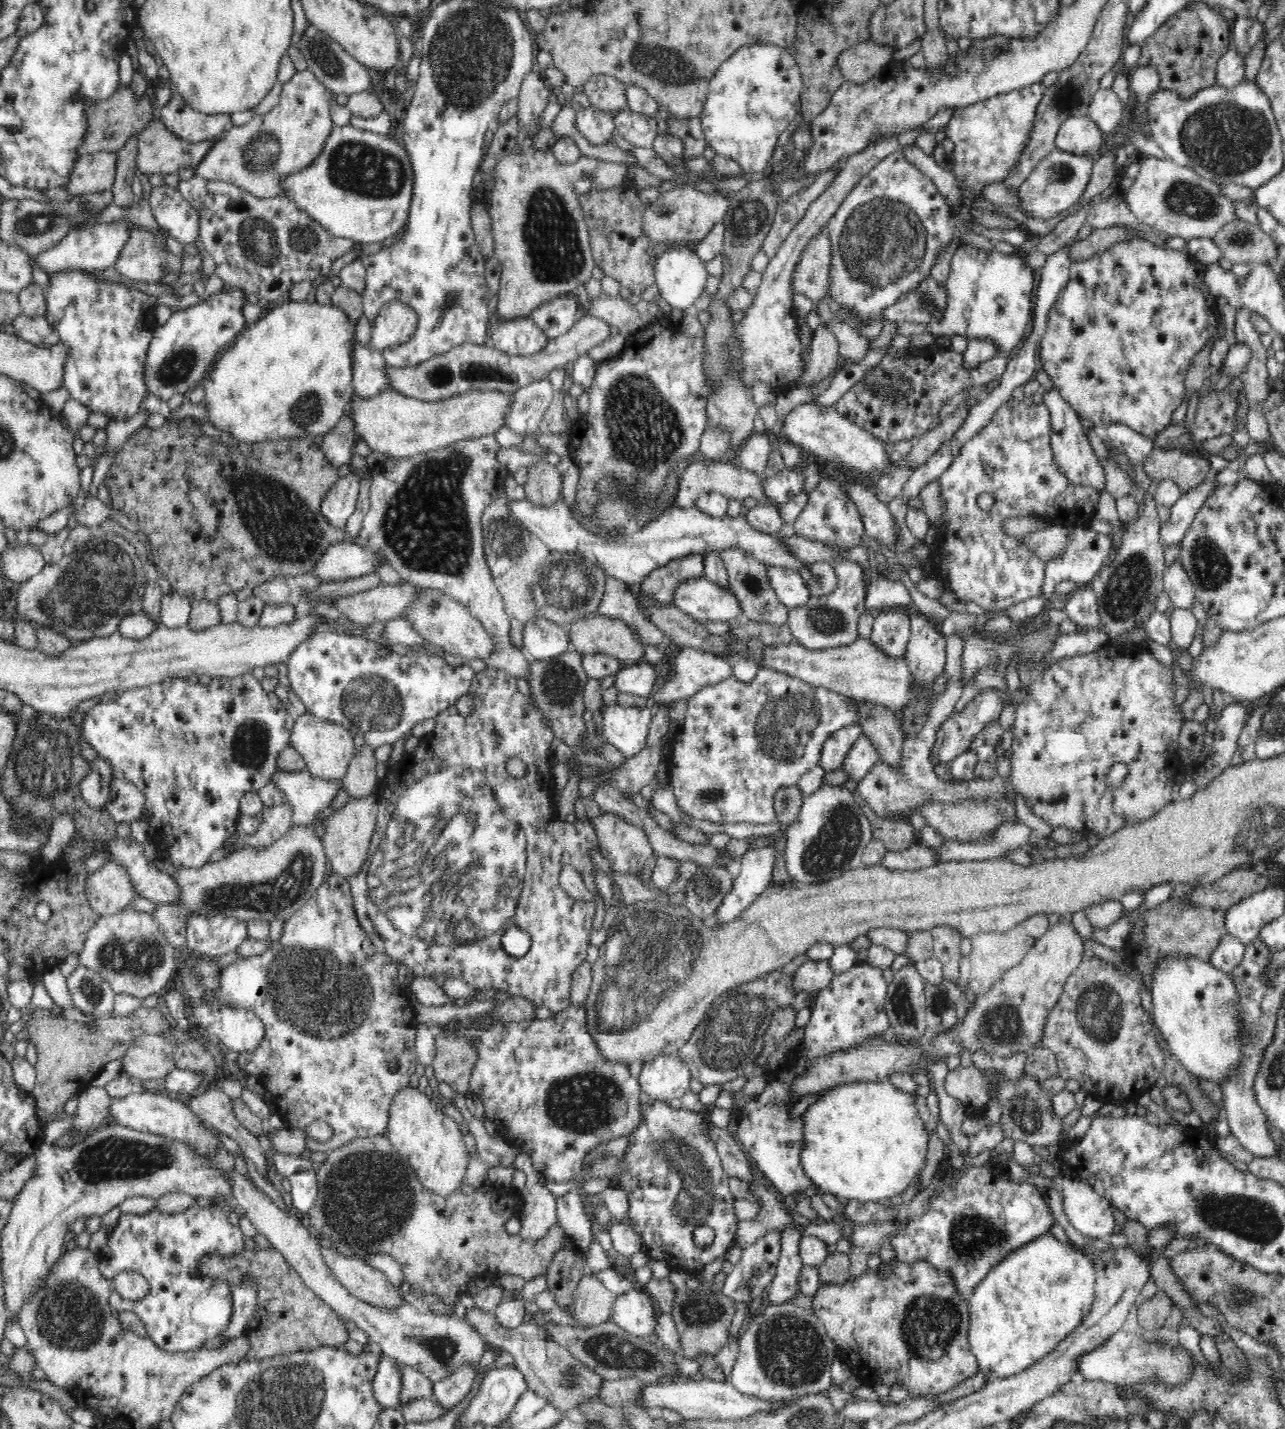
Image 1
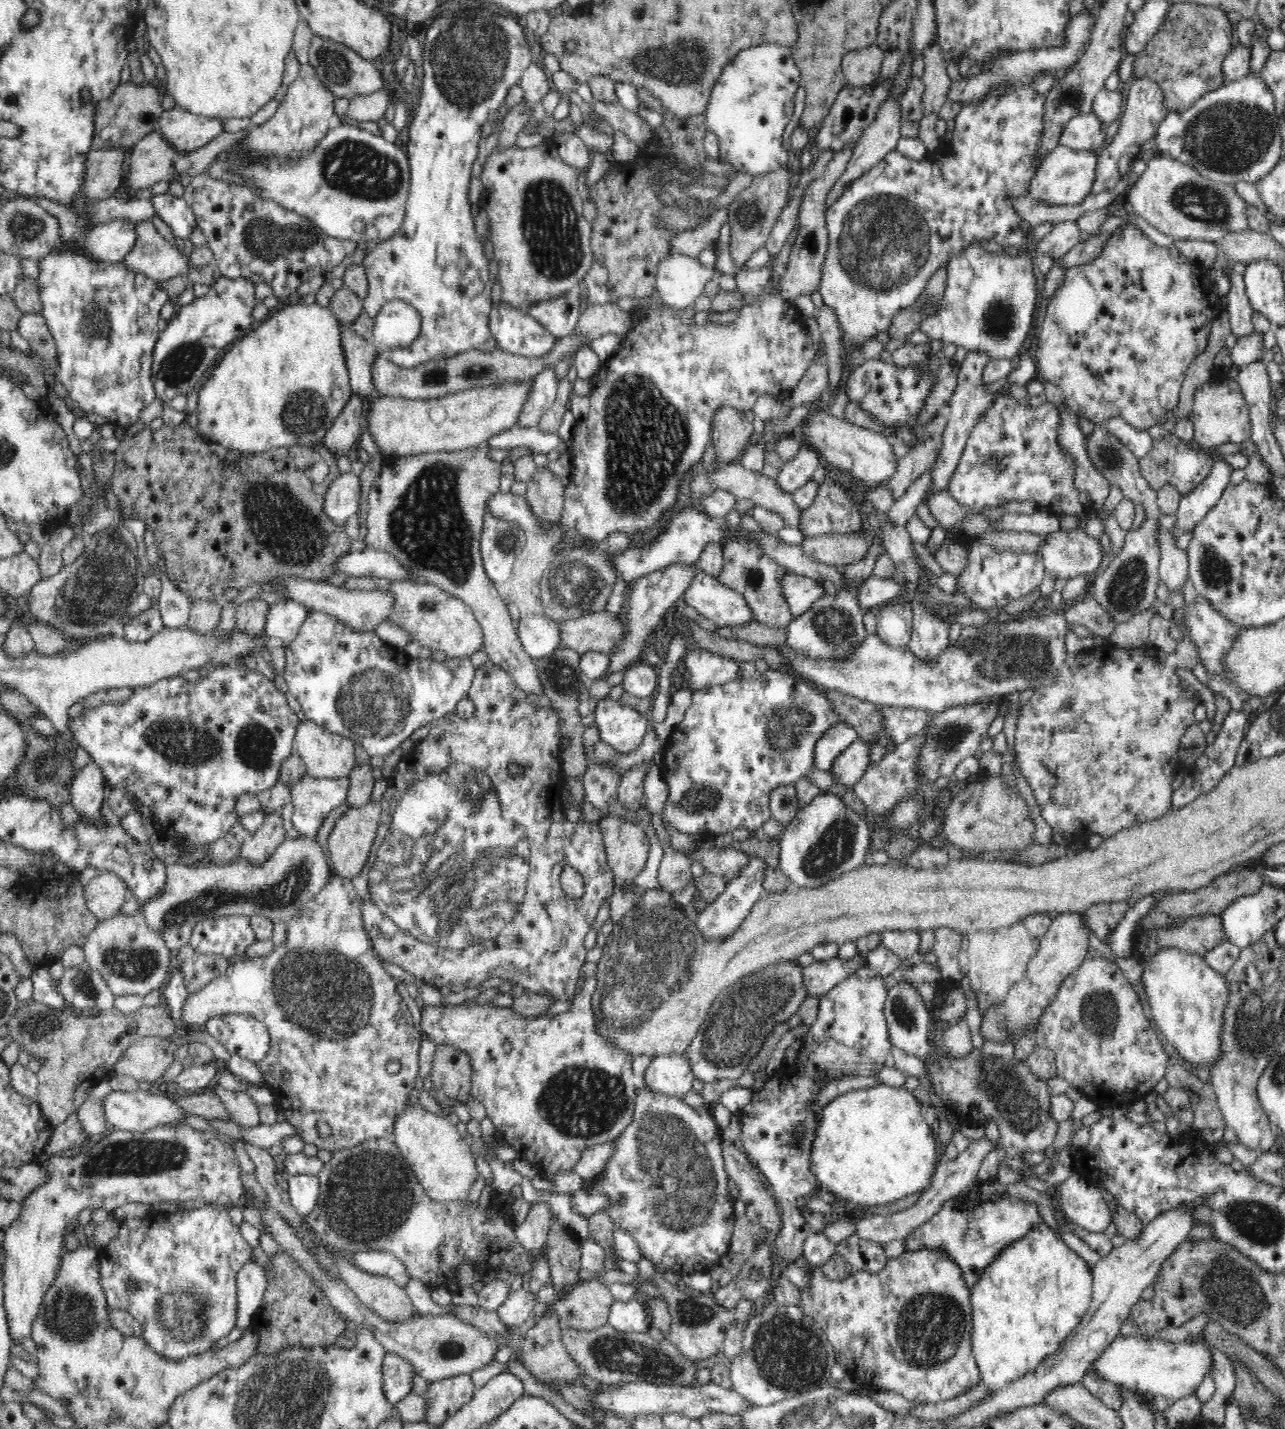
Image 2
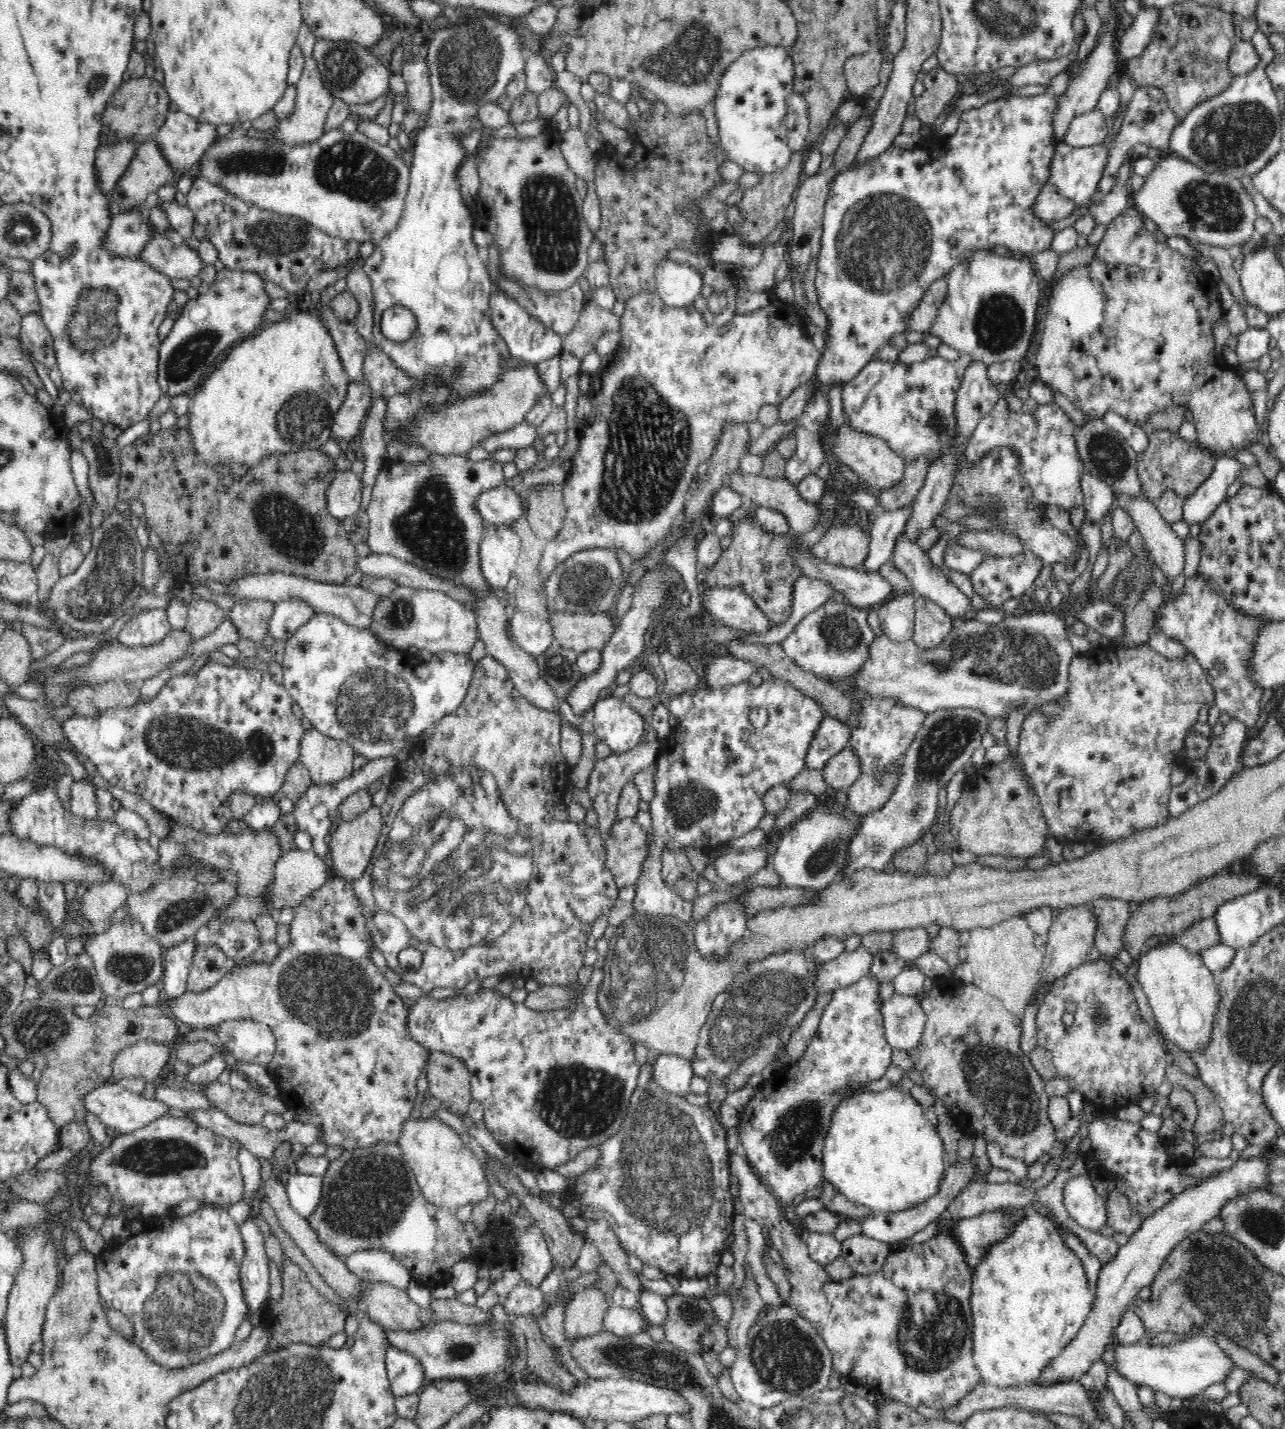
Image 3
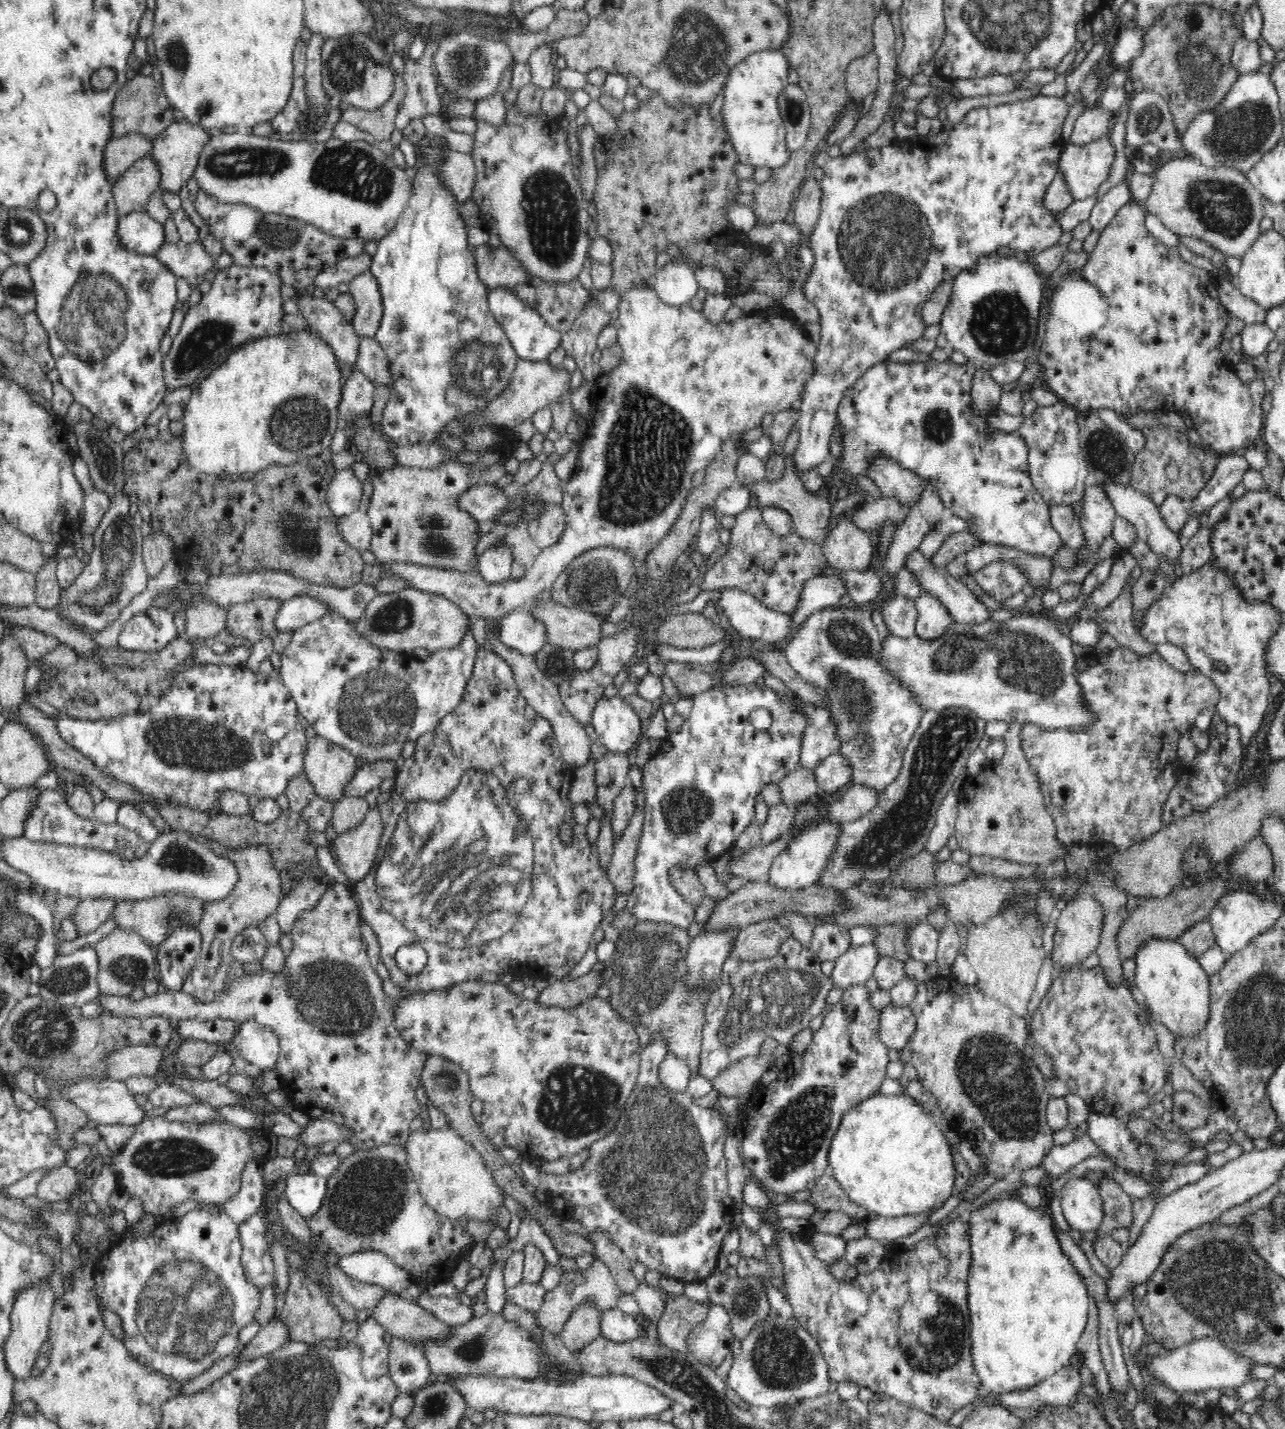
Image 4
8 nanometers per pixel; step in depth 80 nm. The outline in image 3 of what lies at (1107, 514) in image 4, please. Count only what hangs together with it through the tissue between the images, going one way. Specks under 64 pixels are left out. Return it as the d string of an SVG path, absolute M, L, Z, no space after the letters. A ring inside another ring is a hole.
M1087 470L1080 478L1080 488L1083 492L1085 519L1099 525L1112 508L1113 490L1106 482L1092 476Z

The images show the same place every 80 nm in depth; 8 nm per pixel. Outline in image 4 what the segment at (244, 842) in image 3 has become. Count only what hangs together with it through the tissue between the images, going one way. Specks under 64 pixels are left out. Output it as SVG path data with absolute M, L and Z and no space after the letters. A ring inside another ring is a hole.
M190 832L189 834L198 843L212 849L212 852L216 855L228 857L238 869L238 882L236 882L234 890L224 900L208 903L203 910L202 921L197 926L200 933L202 933L203 941L200 955L196 956L191 973L184 978L181 986L182 992L187 992L198 1000L202 1000L200 1004L212 1004L220 994L228 992L228 988L232 986L232 978L237 976L236 972L244 972L243 963L232 957L233 941L244 930L244 926L257 926L266 917L275 914L282 898L281 878L276 870L275 863L271 859L271 851L267 849L267 846L259 843L248 843L237 848L227 848L217 840L205 838L203 835L198 835L198 833Z

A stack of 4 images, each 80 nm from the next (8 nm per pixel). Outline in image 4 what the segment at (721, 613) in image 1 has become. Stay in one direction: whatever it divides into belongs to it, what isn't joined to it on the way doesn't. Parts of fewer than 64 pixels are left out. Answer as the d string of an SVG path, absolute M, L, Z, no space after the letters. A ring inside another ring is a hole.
M724 589L718 608L734 624L742 637L750 637L761 646L780 647L794 632L792 615L777 613L769 609L753 595L738 589Z

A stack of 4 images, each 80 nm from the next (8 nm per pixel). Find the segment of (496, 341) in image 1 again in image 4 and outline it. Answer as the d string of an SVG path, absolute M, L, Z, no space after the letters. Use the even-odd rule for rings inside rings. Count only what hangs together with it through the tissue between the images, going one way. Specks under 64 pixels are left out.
M489 287L488 301L490 311L494 314L501 329L508 335L508 340L512 343L512 348L516 351L518 358L525 361L543 361L561 344L561 334L549 326L534 307L518 298L512 287Z

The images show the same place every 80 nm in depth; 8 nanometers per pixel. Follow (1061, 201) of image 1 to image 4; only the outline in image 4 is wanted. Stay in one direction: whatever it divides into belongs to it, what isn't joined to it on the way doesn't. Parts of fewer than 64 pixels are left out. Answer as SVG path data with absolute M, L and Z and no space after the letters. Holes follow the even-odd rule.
M1108 137L1082 146L1064 144L1058 171L1064 174L1066 185L1075 200L1096 196L1101 184L1109 178L1114 153L1114 146Z

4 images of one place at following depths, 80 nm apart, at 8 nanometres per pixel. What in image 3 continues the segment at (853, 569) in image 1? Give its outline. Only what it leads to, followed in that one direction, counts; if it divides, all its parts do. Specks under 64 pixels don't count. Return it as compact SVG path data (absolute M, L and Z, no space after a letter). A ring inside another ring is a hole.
M912 503L898 510L880 511L874 520L866 523L870 540L868 556L862 564L863 570L878 571L882 564L892 559L893 543L905 529L911 506ZM829 599L800 619L780 647L806 673L814 676L852 675L862 670L868 660L869 644L876 636L868 624L868 615L865 608L852 605L847 600L837 602Z

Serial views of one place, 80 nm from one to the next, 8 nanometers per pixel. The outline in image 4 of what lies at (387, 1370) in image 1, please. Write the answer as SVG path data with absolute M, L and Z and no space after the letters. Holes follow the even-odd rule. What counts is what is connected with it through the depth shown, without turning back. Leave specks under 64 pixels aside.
M406 1339L389 1340L389 1358L388 1368L390 1376L400 1393L413 1394L418 1389L425 1387L430 1380L430 1369L428 1369L428 1361L424 1358L424 1353L416 1348L416 1343L406 1341Z

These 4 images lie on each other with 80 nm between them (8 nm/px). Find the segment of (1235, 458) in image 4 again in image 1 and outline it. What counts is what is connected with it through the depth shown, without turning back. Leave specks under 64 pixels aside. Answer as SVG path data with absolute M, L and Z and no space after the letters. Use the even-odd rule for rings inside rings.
M1211 473L1202 484L1183 493L1176 504L1172 506L1169 520L1161 523L1160 526L1160 544L1164 550L1168 546L1178 544L1184 538L1189 523L1193 520L1193 515L1196 514L1204 500L1217 488L1214 485L1214 480L1216 480L1216 474Z

